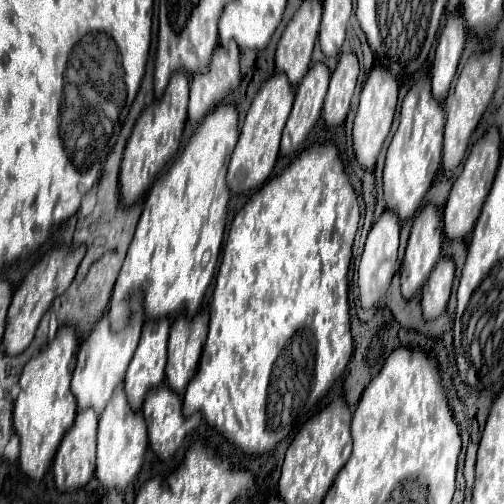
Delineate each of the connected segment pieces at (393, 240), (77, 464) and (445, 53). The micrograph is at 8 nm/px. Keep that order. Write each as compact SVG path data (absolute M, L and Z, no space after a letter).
M386 209L372 225L362 259L358 265L358 289L360 289L360 301L364 309L370 309L386 291L392 281L392 275L396 271L396 257L398 257L398 233L400 233L400 219L394 209Z
M92 407L80 409L76 413L74 425L66 431L66 435L60 441L60 447L54 455L52 471L54 471L54 481L60 491L74 491L78 487L84 487L90 477L94 475L94 461L96 461L96 423L98 415Z
M448 13L446 25L438 37L436 57L432 63L432 95L436 99L444 99L448 95L464 43L466 43L466 21L462 21L460 13Z

